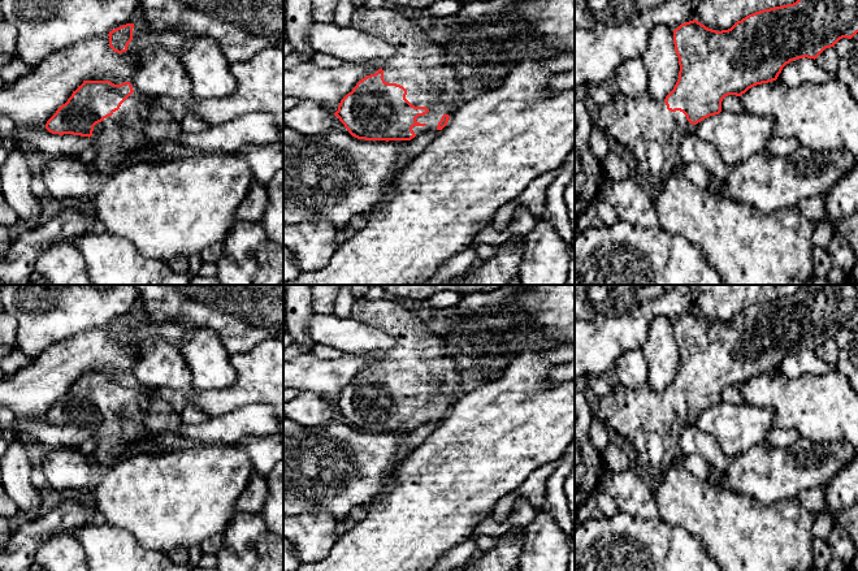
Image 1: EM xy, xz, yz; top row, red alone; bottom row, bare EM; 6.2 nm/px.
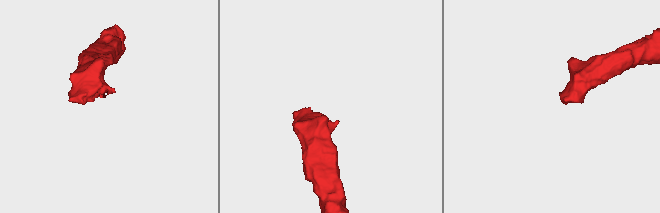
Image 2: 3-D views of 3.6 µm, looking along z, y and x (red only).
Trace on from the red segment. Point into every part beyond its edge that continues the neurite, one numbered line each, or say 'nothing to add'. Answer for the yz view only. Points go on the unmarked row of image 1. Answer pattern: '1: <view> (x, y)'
1: yz (645, 418)

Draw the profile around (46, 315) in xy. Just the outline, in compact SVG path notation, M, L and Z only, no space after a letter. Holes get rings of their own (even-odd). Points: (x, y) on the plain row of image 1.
M1 285L0 300L17 323L17 347L35 359L52 345L134 315L139 294L133 285Z

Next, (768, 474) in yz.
M800 438L789 447L759 445L732 457L723 480L708 484L750 496L764 506L797 498L805 489L829 485L855 457L849 444Z

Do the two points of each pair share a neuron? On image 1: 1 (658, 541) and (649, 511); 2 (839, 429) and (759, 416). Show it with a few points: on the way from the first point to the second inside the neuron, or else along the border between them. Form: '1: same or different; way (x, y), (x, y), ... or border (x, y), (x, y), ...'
1: different; border (622, 511), (644, 518), (658, 518)
2: different; border (746, 402), (770, 406), (774, 411), (774, 427)

